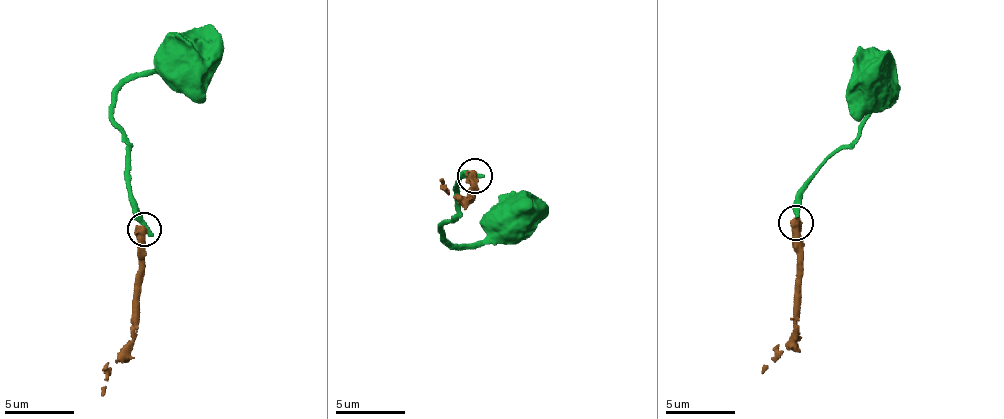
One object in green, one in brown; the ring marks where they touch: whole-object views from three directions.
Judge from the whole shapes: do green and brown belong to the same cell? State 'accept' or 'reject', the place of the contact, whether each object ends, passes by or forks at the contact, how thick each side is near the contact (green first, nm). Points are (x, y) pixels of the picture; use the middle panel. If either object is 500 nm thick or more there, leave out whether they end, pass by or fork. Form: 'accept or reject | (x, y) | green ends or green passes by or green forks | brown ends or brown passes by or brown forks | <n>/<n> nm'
reject | (475, 176) | 440/600 nm

